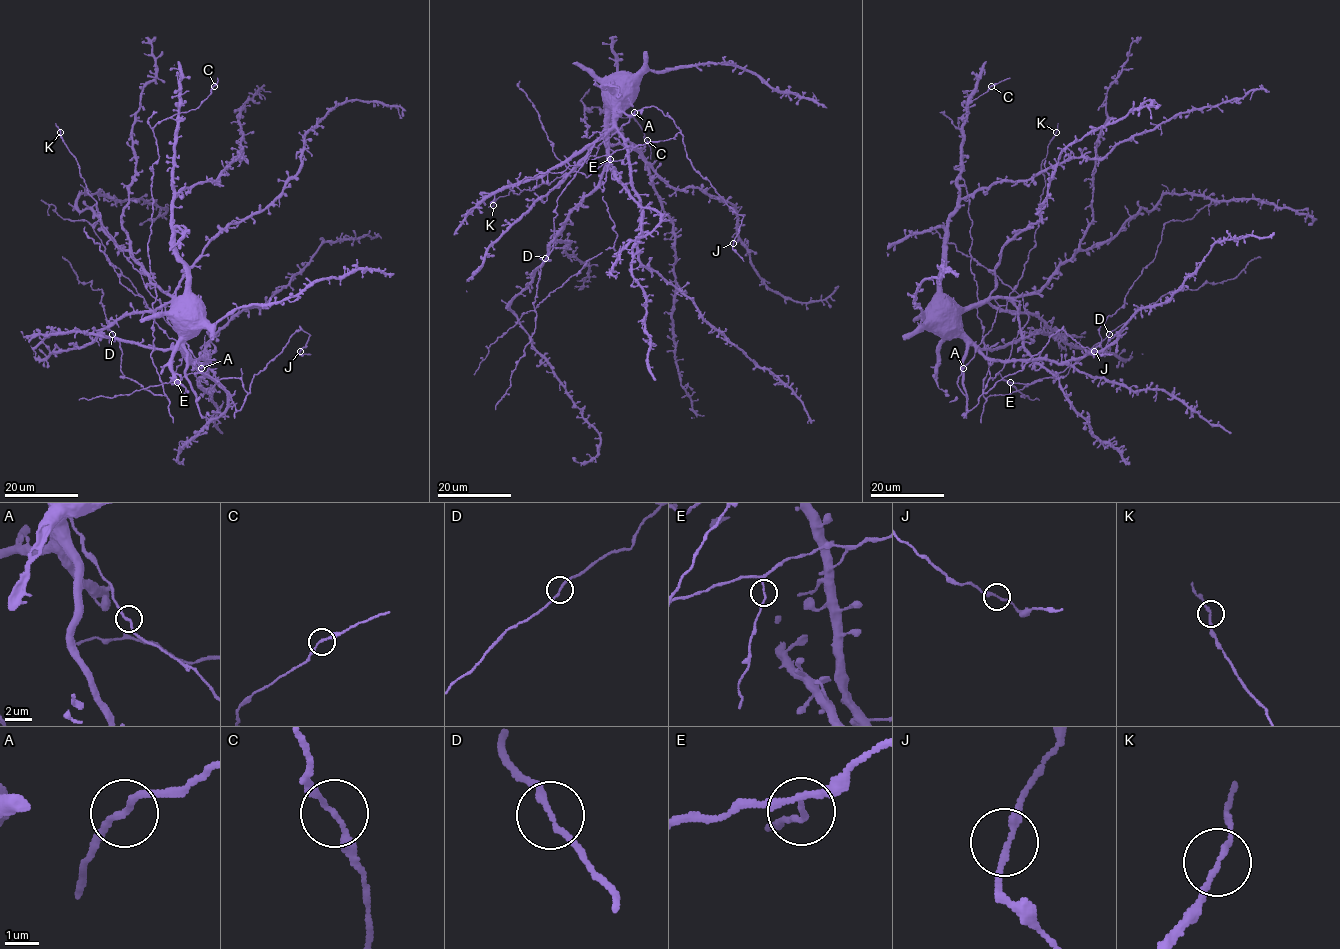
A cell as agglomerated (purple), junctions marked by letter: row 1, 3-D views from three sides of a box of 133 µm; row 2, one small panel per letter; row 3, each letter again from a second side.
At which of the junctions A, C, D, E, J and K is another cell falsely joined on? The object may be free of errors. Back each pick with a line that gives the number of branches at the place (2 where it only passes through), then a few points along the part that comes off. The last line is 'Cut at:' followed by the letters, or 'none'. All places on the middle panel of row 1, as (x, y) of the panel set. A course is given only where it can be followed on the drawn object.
Cut at: none

